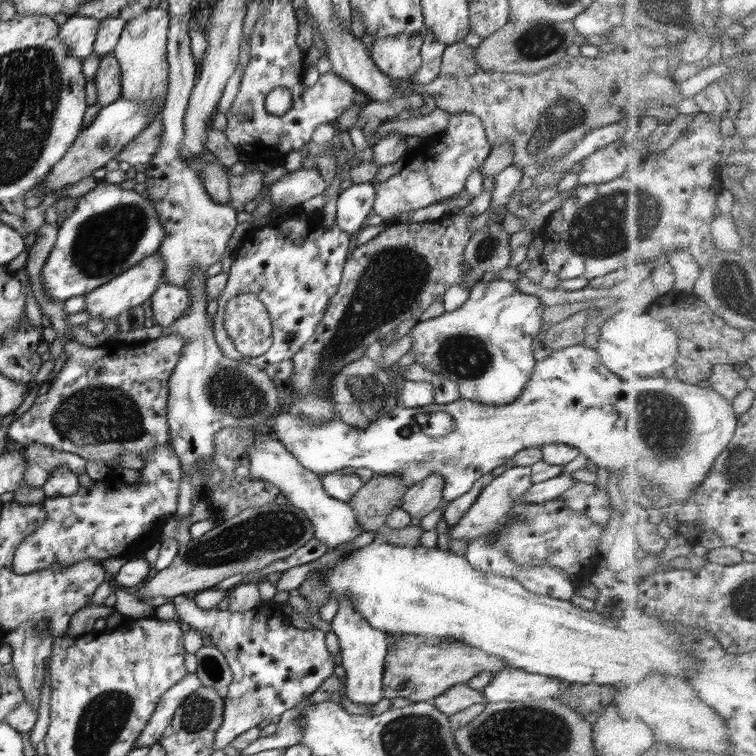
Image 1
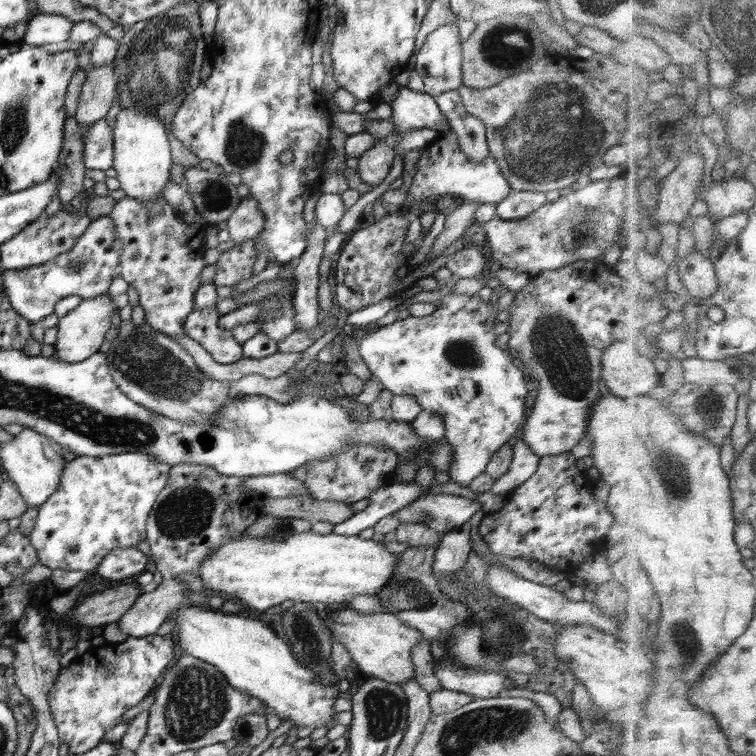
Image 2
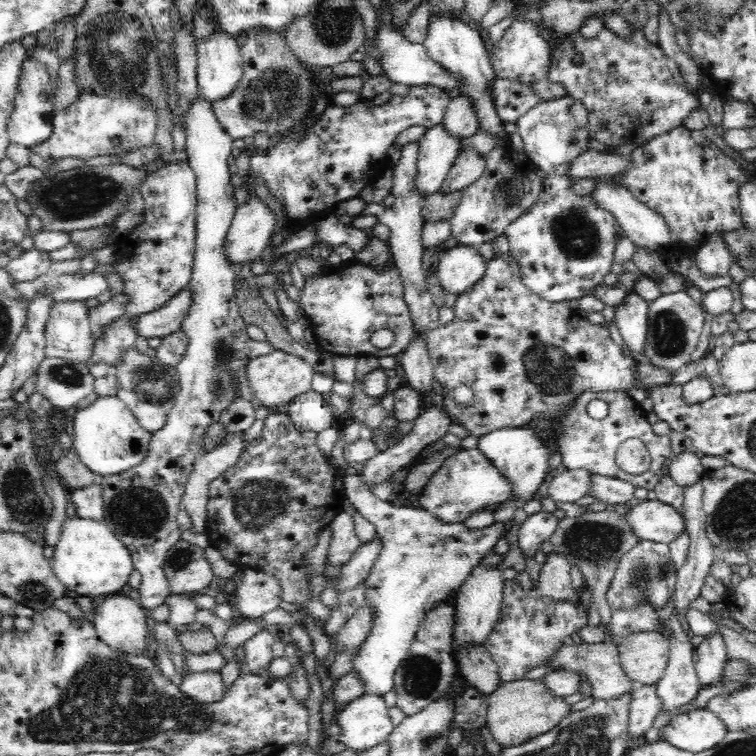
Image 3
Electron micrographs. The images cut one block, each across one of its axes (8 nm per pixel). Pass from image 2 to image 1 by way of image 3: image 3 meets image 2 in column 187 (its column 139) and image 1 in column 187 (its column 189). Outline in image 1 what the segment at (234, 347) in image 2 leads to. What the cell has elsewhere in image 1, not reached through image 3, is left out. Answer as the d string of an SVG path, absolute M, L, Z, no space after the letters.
M164 281L158 285L150 300L152 301L151 318L161 327L175 324L176 320L182 318L192 306L192 297L188 289L166 284Z

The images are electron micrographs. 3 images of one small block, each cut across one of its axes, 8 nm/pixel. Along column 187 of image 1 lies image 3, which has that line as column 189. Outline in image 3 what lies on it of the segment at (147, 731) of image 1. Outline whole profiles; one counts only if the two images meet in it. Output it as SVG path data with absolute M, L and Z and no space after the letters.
M214 670L186 674L179 688L186 697L202 705L219 702L226 694L220 672Z

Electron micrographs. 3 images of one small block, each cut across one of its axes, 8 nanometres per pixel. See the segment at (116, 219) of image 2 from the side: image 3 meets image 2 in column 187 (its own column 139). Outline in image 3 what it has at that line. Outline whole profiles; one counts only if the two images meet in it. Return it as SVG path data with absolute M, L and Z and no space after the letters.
M186 162L164 164L157 171L151 172L140 186L145 209L142 224L128 233L127 240L132 240L132 248L117 246L118 260L114 262L114 274L124 281L123 293L129 296L125 311L107 327L95 340L89 366L104 361L114 367L122 356L132 349L139 337L132 322L136 316L150 314L160 310L167 300L188 286L194 264L197 192L196 175Z

